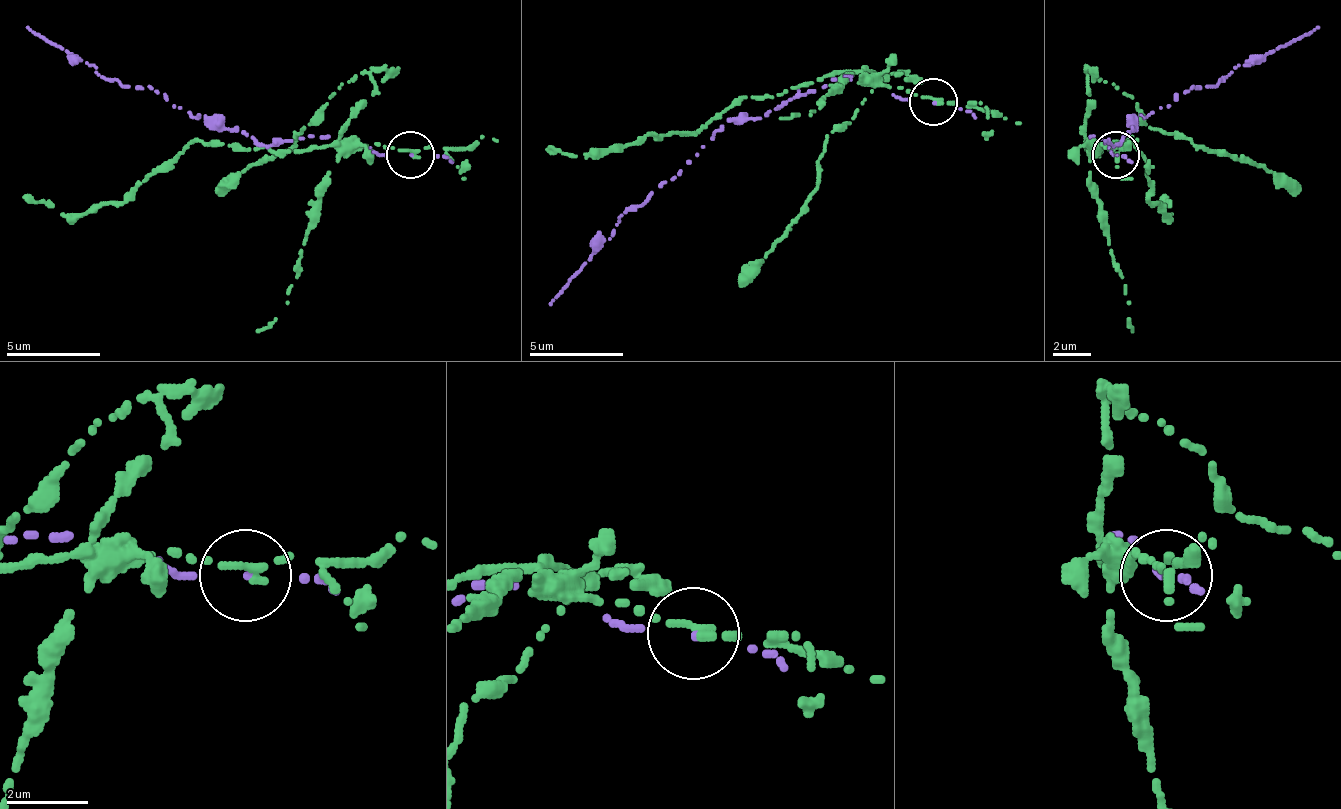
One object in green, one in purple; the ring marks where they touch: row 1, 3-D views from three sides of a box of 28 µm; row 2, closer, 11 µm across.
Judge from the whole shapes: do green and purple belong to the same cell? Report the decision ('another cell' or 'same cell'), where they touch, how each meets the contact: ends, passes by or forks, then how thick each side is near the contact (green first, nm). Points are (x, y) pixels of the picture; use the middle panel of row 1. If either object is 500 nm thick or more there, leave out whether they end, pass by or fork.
another cell | (933, 102) | green ends | purple passes by | 240/70 nm

